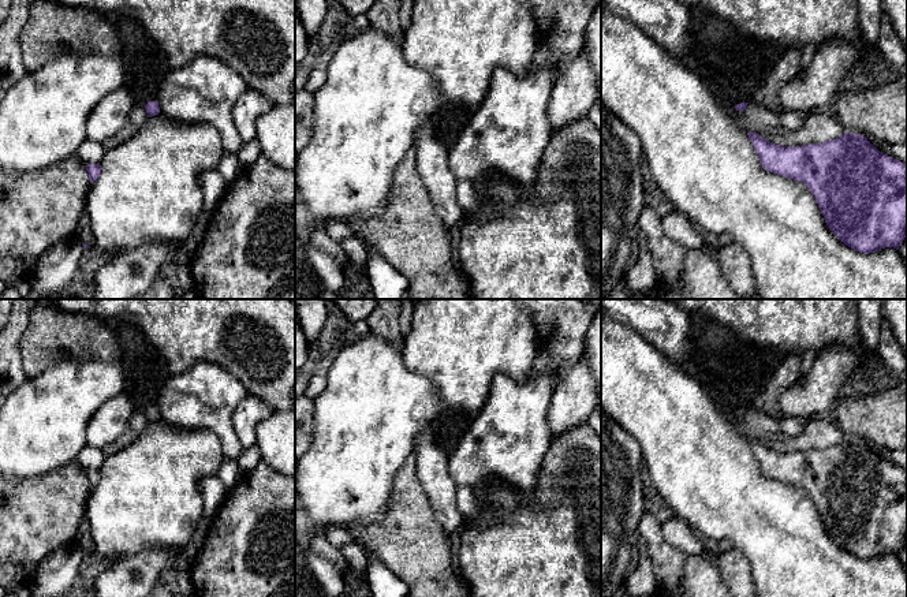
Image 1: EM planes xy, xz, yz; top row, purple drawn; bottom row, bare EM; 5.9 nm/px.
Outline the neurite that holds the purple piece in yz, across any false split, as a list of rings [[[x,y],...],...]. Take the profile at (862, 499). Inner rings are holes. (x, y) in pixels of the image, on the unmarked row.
[[[747,439],[759,463],[762,474],[803,488],[813,499],[828,534],[846,552],[869,560],[885,553],[899,556],[907,541],[907,470],[881,459],[866,443],[846,439],[822,449],[803,452],[780,452],[757,439]]]

